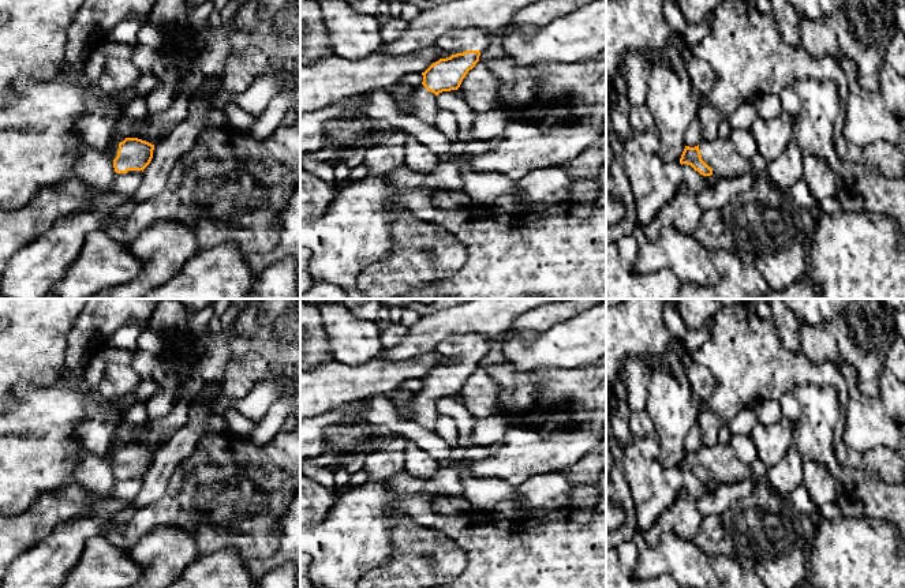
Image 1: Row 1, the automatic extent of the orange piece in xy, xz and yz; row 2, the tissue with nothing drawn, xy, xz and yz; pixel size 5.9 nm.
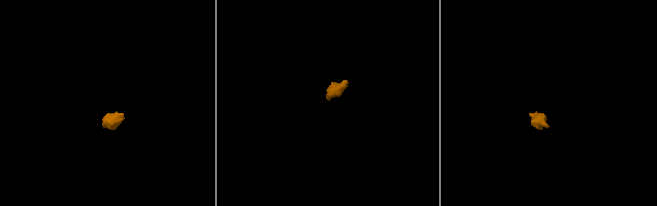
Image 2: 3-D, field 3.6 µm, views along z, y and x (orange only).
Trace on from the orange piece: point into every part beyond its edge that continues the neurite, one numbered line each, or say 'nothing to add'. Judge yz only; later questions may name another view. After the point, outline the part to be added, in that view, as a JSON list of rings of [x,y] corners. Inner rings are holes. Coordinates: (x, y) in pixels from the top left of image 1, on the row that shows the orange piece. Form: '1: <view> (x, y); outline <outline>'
1: yz (720, 154); outline [[[730,138],[702,141],[699,150],[702,160],[713,169],[711,176],[717,179],[732,179],[753,172],[751,160],[745,160],[737,153]]]

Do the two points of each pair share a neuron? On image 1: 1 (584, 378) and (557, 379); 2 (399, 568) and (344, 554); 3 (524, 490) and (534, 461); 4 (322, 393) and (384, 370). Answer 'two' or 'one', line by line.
1: one
2: two
3: two
4: one

